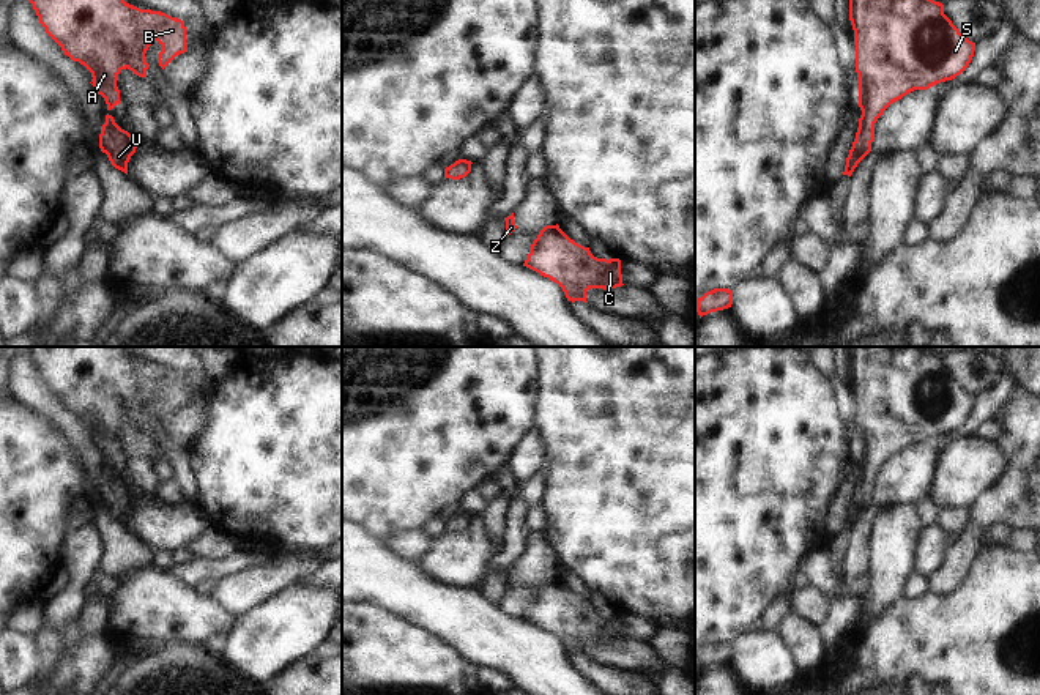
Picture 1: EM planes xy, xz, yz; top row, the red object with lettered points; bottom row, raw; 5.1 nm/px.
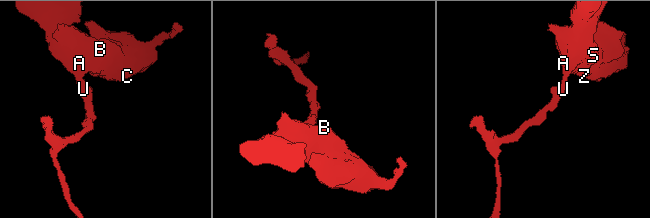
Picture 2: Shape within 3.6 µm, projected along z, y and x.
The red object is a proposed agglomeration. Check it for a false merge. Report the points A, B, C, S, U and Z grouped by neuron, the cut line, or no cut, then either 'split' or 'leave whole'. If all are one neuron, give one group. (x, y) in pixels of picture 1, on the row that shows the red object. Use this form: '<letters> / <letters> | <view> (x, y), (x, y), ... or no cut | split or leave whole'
A B C S U Z | no cut | leave whole

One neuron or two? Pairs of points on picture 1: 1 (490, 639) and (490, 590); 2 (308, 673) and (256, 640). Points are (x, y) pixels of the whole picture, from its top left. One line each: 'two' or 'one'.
1: two
2: two

